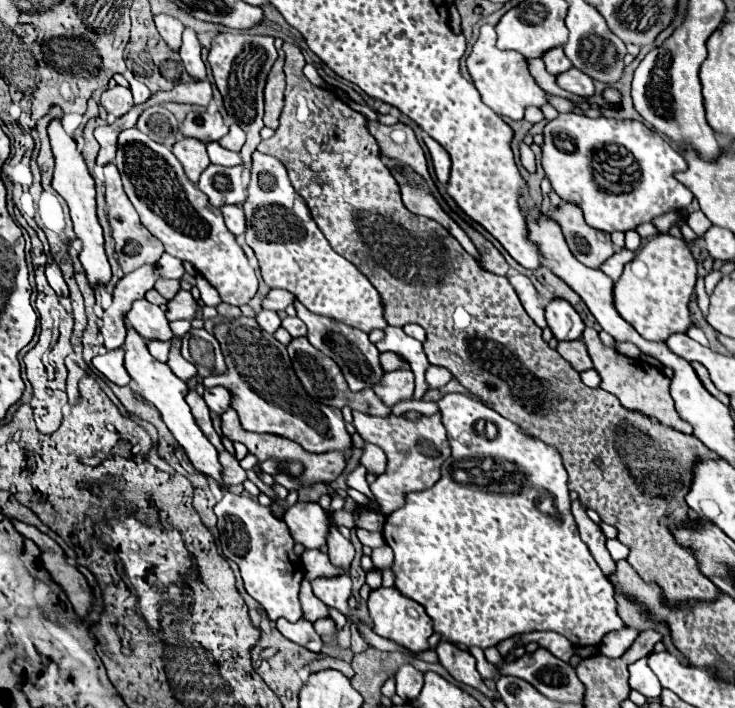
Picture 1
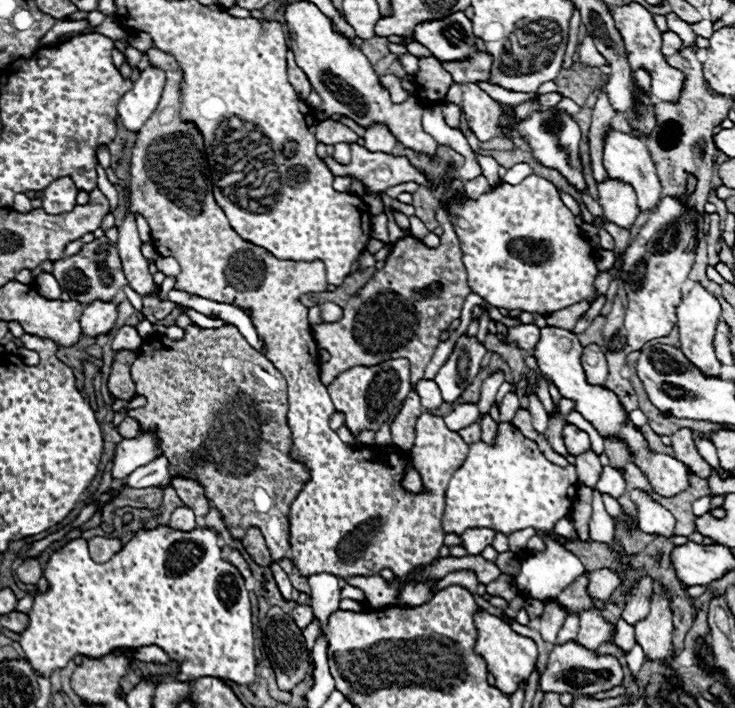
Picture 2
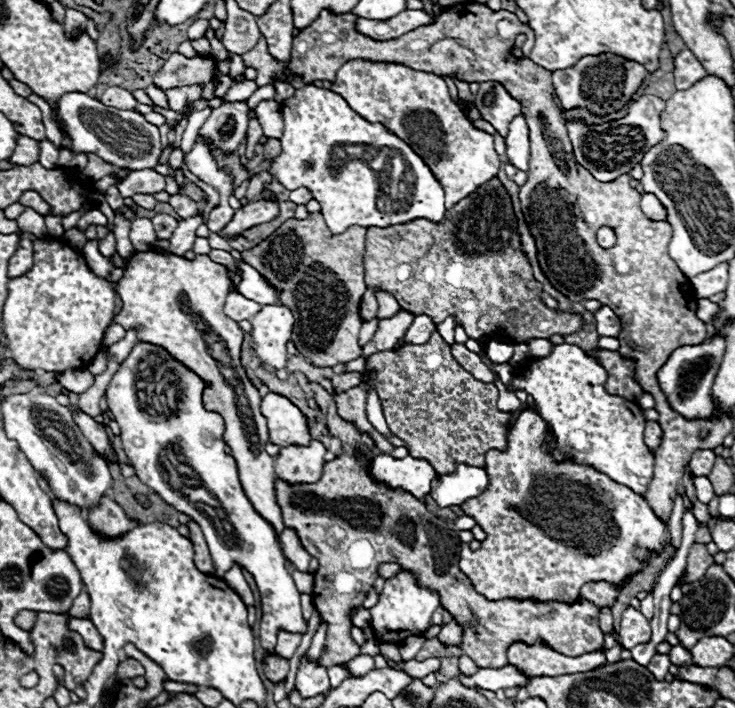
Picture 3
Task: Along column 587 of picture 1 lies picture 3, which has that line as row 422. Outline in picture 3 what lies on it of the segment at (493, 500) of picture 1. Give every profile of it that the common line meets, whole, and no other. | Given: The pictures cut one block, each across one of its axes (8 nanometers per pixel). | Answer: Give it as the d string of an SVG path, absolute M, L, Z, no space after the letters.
M558 344L544 358L530 358L524 362L522 374L516 374L512 382L506 386L510 392L524 390L534 400L534 412L548 420L548 428L552 428L552 436L556 438L556 448L552 450L552 458L556 464L560 460L572 460L574 464L588 464L598 472L604 472L618 484L632 488L638 494L648 490L654 472L654 452L644 444L644 416L636 402L624 400L622 396L612 396L606 392L606 370L590 356L584 354L582 348L572 344Z

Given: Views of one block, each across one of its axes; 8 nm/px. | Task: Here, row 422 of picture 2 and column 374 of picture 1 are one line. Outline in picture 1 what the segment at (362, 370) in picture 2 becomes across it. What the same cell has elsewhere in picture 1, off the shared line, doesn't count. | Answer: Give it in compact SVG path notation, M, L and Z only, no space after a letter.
M298 300L294 302L294 308L296 308L296 316L304 320L304 324L308 326L308 342L318 348L322 354L330 356L344 372L346 376L346 382L350 386L350 390L358 392L358 390L364 390L364 388L370 388L374 386L376 382L380 382L382 378L382 368L380 368L380 362L378 362L378 356L380 352L376 350L376 346L368 340L368 334L358 330L358 328L352 328L348 324L342 324L334 318L326 318L326 316L318 316L318 314L312 314L308 308L304 308L302 304L298 304Z

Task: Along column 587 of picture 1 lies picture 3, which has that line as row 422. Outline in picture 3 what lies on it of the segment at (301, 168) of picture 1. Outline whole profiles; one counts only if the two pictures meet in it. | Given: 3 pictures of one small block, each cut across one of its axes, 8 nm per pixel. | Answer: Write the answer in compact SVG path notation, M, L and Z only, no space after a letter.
M434 332L428 340L428 344L406 344L400 350L386 350L370 356L366 360L366 368L362 372L362 378L368 378L370 372L376 372L372 380L368 380L368 388L378 392L382 414L386 418L388 430L408 442L410 456L422 458L432 464L436 472L454 472L456 462L482 468L484 466L484 454L490 448L504 450L506 448L506 428L510 414L500 412L496 408L498 402L498 388L494 384L484 384L472 378L458 362L454 360L450 346L440 338L438 332Z

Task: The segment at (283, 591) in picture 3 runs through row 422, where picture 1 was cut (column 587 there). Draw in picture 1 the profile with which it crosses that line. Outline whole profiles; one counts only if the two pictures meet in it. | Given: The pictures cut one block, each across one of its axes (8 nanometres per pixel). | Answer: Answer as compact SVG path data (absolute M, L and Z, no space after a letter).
M560 114L544 128L542 168L552 184L552 190L570 204L576 204L586 218L586 224L602 232L634 230L642 222L652 222L656 216L684 210L692 202L692 192L680 184L674 174L686 168L686 160L660 134L636 120L616 118L586 118L584 114Z

